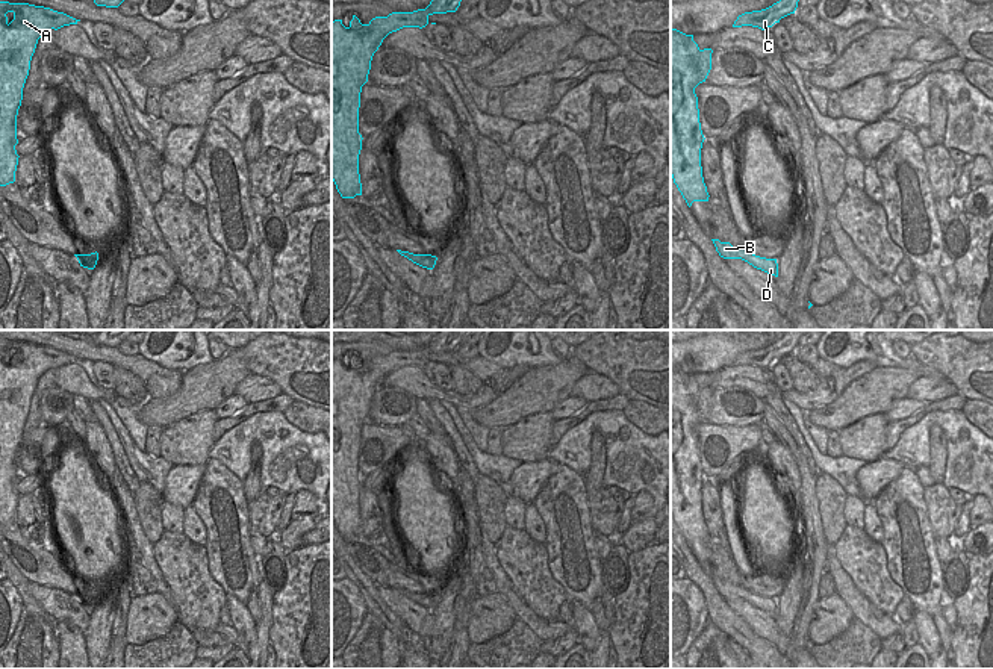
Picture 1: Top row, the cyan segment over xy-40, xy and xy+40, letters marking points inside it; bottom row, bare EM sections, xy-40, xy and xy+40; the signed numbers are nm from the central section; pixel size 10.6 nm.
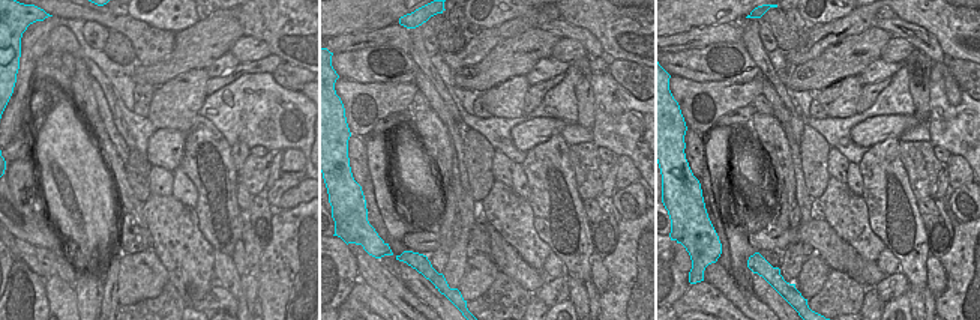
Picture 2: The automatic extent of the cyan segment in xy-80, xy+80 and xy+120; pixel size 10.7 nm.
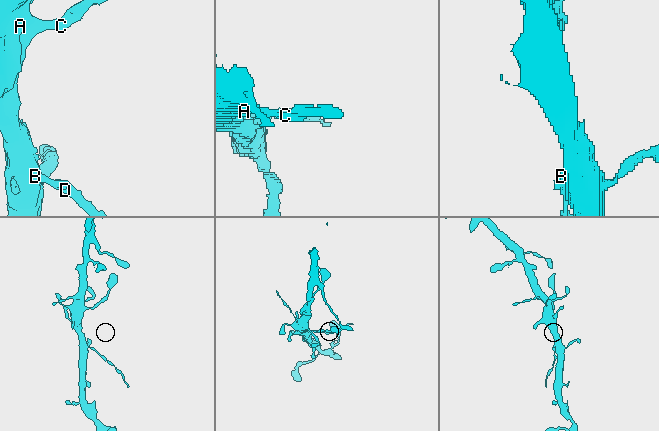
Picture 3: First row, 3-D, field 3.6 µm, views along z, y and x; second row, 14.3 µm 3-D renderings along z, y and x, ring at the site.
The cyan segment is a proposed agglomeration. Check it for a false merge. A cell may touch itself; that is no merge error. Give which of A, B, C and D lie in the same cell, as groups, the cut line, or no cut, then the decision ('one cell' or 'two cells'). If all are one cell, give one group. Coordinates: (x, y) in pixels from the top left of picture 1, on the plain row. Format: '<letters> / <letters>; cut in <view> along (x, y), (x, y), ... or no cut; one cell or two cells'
A B C / D; cut in xy+40 along (751, 592), (742, 598); two cells

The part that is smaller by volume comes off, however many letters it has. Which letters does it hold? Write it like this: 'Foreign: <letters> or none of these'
Foreign: D

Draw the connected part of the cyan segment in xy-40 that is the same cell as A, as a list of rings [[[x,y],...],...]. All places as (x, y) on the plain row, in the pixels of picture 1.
[[[0,341],[0,525],[15,521],[20,496],[15,489],[18,483],[17,454],[38,378],[51,368],[58,369],[64,365],[77,363],[79,360],[50,347]]]

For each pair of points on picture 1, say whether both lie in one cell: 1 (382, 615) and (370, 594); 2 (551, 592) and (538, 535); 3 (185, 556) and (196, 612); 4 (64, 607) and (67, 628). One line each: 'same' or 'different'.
1: same
2: different
3: same
4: different

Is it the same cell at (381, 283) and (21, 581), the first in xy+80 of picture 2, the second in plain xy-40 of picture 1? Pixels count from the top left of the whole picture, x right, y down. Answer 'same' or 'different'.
same

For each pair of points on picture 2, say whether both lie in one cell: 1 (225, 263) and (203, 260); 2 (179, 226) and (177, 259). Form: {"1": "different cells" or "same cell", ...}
{"1": "different cells", "2": "same cell"}

